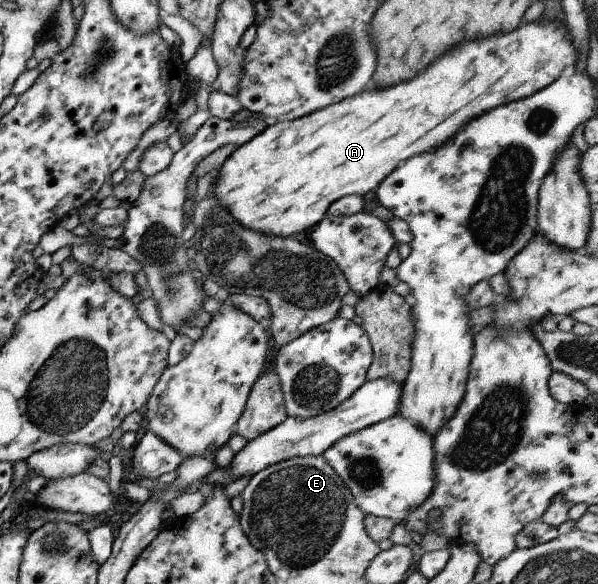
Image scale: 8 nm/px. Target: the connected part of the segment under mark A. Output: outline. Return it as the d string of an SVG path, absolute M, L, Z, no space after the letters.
M537 20L531 22L531 24L525 24L525 26L519 26L517 30L513 32L501 32L501 34L495 34L495 36L489 36L489 38L481 38L481 40L469 40L467 44L461 42L459 46L451 48L447 54L443 54L441 58L437 58L431 66L427 66L427 70L419 76L415 76L413 80L407 80L407 82L399 82L399 84L393 84L389 88L371 88L371 90L365 89L361 94L352 96L351 98L345 98L337 104L332 104L323 108L323 110L316 110L307 116L297 118L297 120L285 121L285 122L270 122L267 128L257 134L254 138L251 138L249 142L242 144L237 147L237 150L225 160L220 166L218 175L216 176L215 186L212 186L213 194L215 198L223 204L225 210L229 210L229 214L247 230L255 230L255 232L261 232L261 234L268 234L278 238L287 238L288 236L304 237L316 224L321 222L321 219L328 212L329 206L333 204L339 198L343 196L355 195L364 196L371 190L376 188L385 180L386 176L389 176L397 166L400 166L405 160L425 152L425 150L431 150L431 148L437 148L441 144L445 144L449 138L455 136L457 130L461 130L461 126L465 126L469 120L481 116L483 112L495 108L495 106L501 106L501 104L507 104L507 102L513 102L515 100L521 100L521 98L527 98L535 92L539 92L542 88L549 86L552 82L555 82L557 78L561 77L561 71L565 70L567 66L573 66L579 62L579 52L575 50L573 42L568 38L567 30L565 25L555 24L553 20Z

